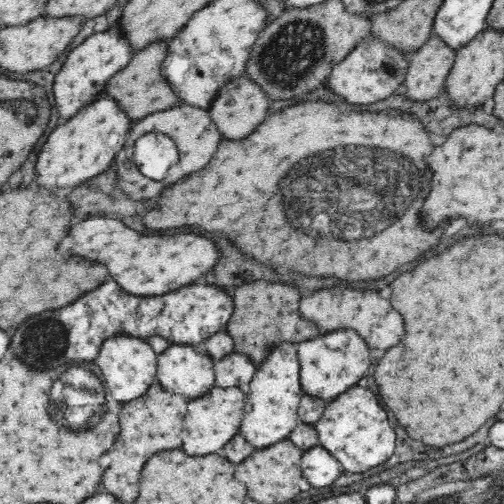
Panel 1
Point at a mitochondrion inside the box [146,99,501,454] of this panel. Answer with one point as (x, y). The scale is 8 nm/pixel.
(322, 193)

